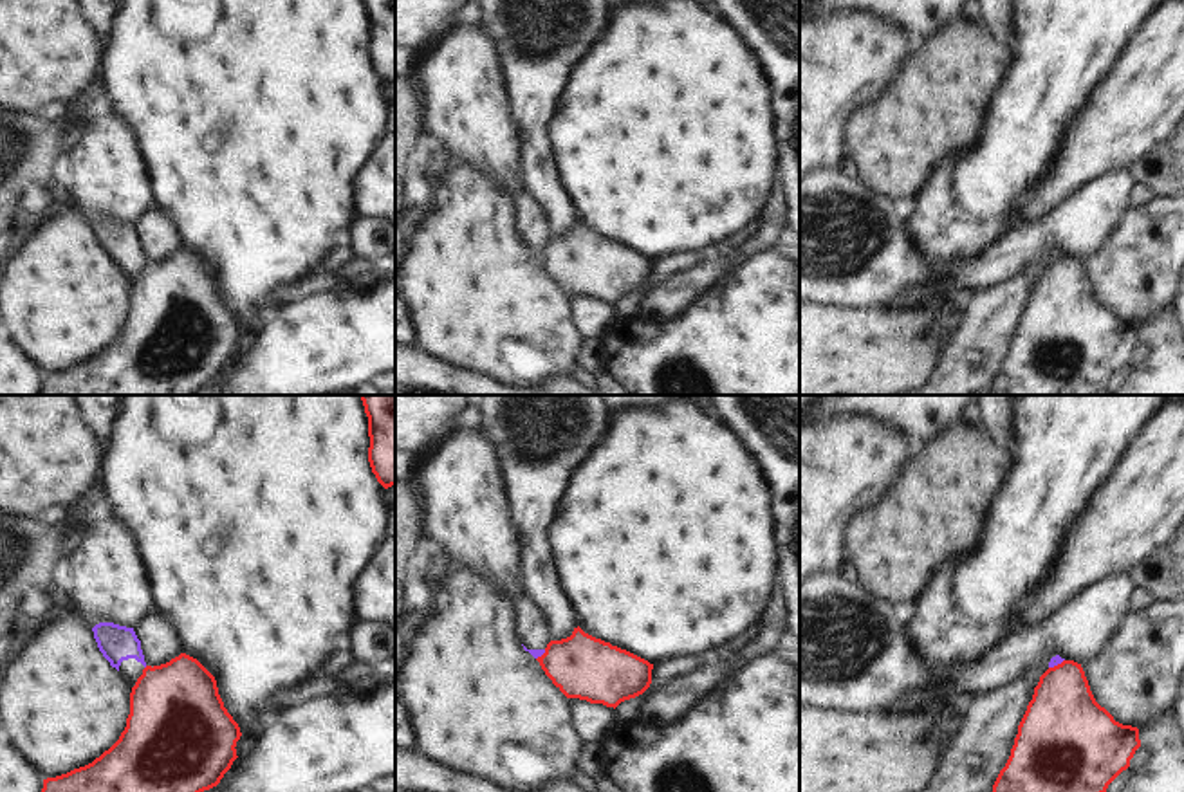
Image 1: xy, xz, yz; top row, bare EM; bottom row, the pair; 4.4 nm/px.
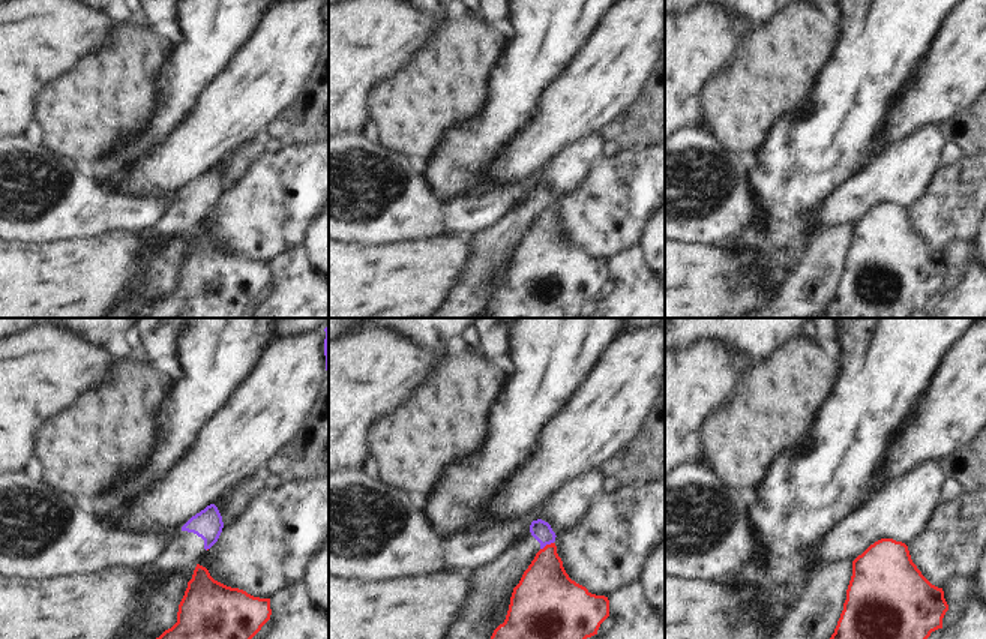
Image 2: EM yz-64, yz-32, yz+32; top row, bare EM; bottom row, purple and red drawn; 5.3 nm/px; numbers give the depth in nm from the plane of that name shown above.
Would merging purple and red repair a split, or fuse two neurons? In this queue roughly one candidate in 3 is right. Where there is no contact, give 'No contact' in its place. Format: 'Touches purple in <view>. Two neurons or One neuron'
Touches purple in yz. Two neurons.

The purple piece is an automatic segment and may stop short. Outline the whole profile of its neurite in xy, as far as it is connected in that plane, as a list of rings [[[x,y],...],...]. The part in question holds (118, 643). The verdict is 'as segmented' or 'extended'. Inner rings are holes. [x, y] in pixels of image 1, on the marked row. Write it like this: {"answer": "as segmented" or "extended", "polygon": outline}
{"answer": "extended", "polygon": [[[99,622],[92,628],[99,651],[134,687],[146,668],[141,640],[134,628]]]}

